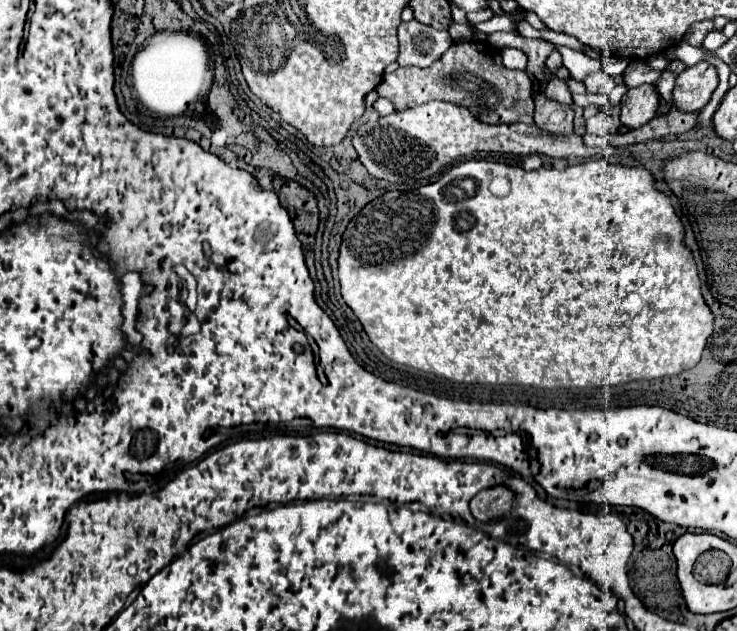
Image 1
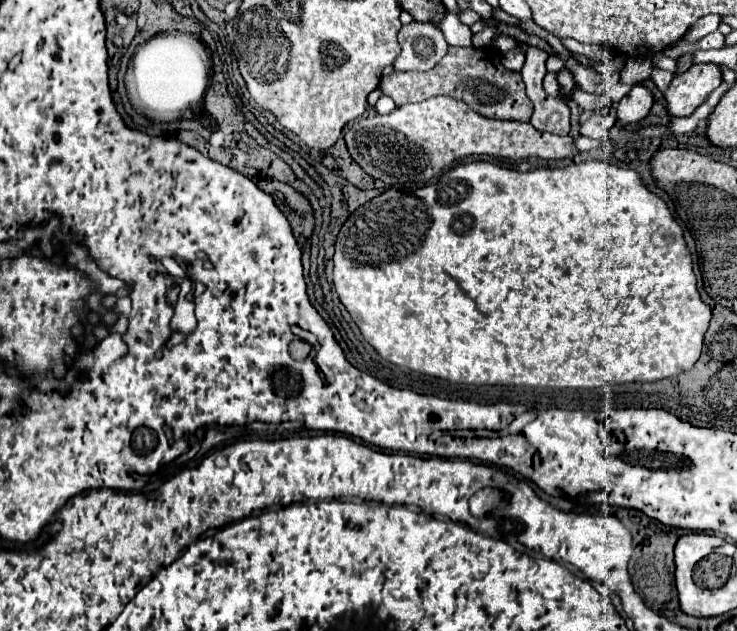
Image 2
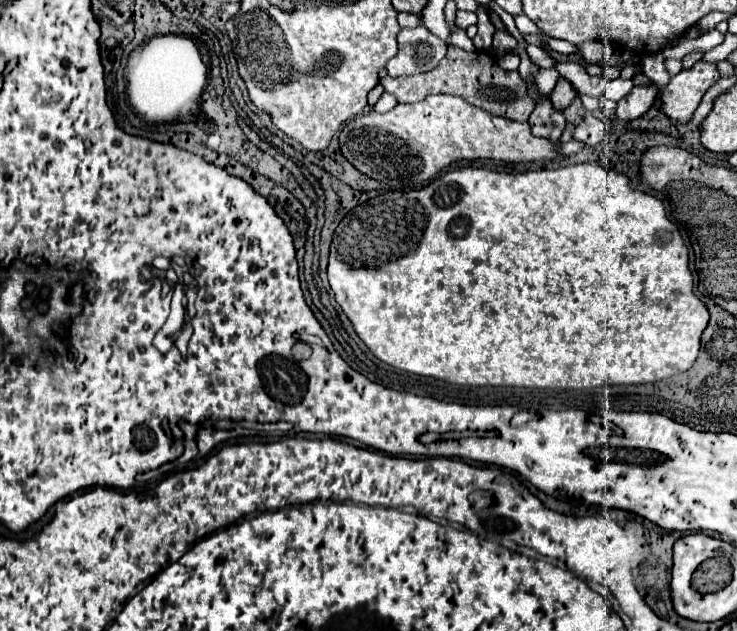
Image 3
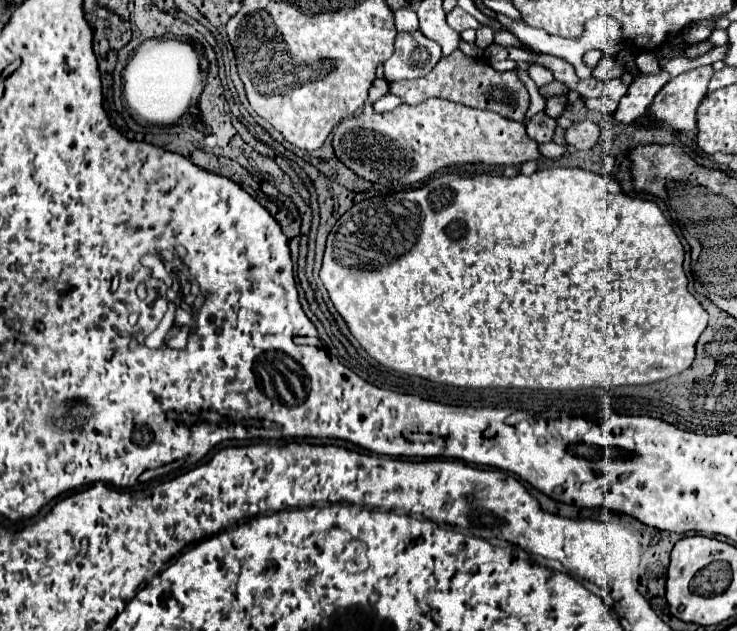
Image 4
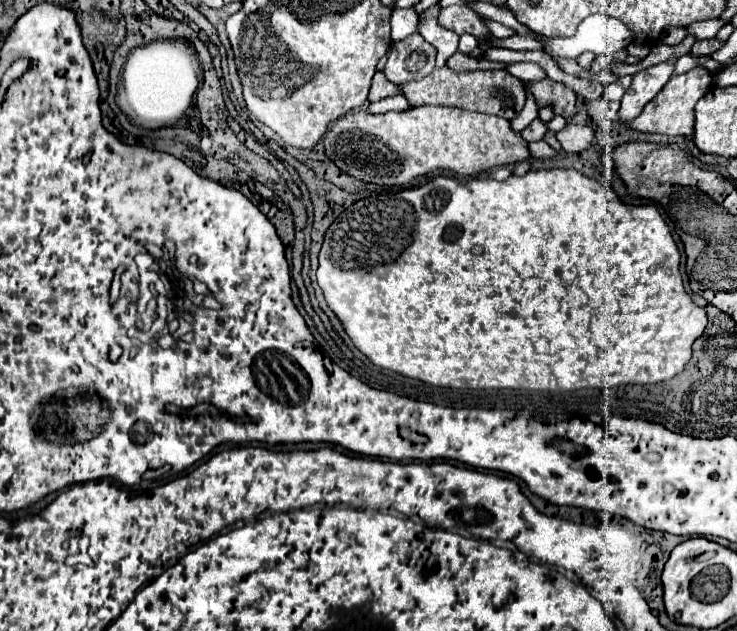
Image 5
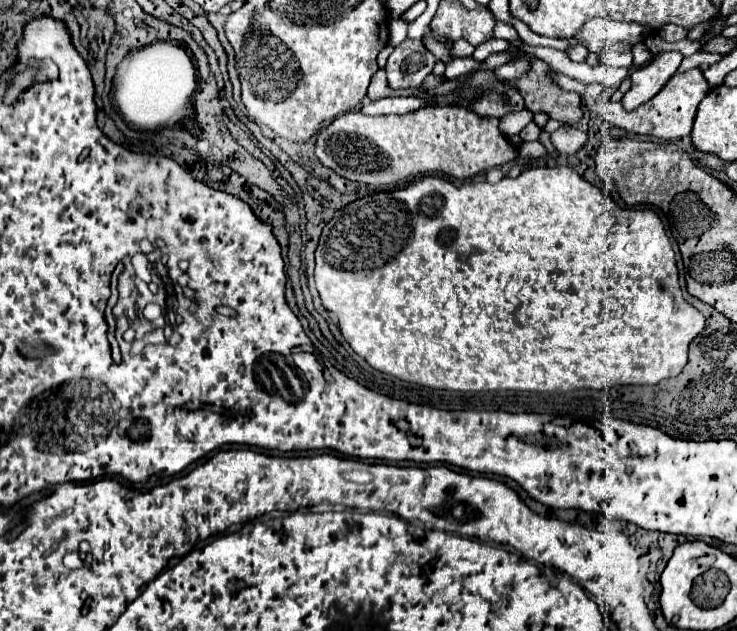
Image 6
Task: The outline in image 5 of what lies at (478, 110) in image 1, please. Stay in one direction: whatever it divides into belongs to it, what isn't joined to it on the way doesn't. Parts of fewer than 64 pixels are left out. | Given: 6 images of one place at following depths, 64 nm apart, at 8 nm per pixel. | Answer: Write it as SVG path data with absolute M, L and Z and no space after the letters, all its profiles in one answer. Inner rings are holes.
M448 66L436 68L430 72L424 80L404 84L404 96L412 106L424 106L424 104L442 104L442 106L458 106L464 110L484 112L484 114L496 114L506 120L520 114L526 102L524 84L520 80L514 80L514 76L508 76L504 70L474 70L474 72L452 72Z

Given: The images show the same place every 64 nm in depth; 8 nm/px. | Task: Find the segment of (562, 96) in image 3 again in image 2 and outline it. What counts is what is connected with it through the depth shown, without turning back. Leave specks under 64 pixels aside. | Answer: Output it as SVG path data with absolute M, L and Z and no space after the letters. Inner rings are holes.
M562 68L562 70L558 72L558 82L560 82L562 96L564 96L566 100L570 100L570 96L572 96L572 90L576 88L576 84L574 84L574 80L572 80L572 74L570 74L566 68Z

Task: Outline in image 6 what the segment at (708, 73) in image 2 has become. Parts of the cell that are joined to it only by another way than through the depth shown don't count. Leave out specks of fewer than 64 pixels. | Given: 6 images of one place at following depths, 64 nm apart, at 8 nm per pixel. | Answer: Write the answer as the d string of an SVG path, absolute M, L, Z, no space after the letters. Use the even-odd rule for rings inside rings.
M692 68L684 74L674 74L652 100L638 106L636 110L626 112L620 102L610 100L608 104L600 106L600 116L606 122L610 122L618 128L624 128L628 132L648 134L648 136L656 136L656 138L664 138L664 140L678 140L678 138L684 138L690 134L690 128L694 124L694 116L696 116L696 108L698 108L700 100L708 94L708 90L710 90L710 86L708 86L706 78L702 76L702 70Z

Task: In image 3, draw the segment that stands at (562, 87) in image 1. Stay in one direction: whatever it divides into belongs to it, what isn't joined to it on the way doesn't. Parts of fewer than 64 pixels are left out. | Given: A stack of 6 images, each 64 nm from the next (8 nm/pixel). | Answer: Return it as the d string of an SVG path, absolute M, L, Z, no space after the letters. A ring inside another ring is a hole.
M540 68L538 74L534 76L534 80L536 80L536 84L538 84L538 90L548 96L548 94L554 90L556 82L558 82L558 72L552 70L552 68L548 68L548 70L546 70L546 68Z

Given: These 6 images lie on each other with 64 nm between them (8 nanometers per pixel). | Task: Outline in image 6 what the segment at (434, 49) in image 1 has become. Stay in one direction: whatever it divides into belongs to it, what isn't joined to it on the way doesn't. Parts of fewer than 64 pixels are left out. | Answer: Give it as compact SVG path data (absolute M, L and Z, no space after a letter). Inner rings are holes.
M404 40L388 58L386 76L392 90L420 88L432 72L436 58L422 46L420 40Z

